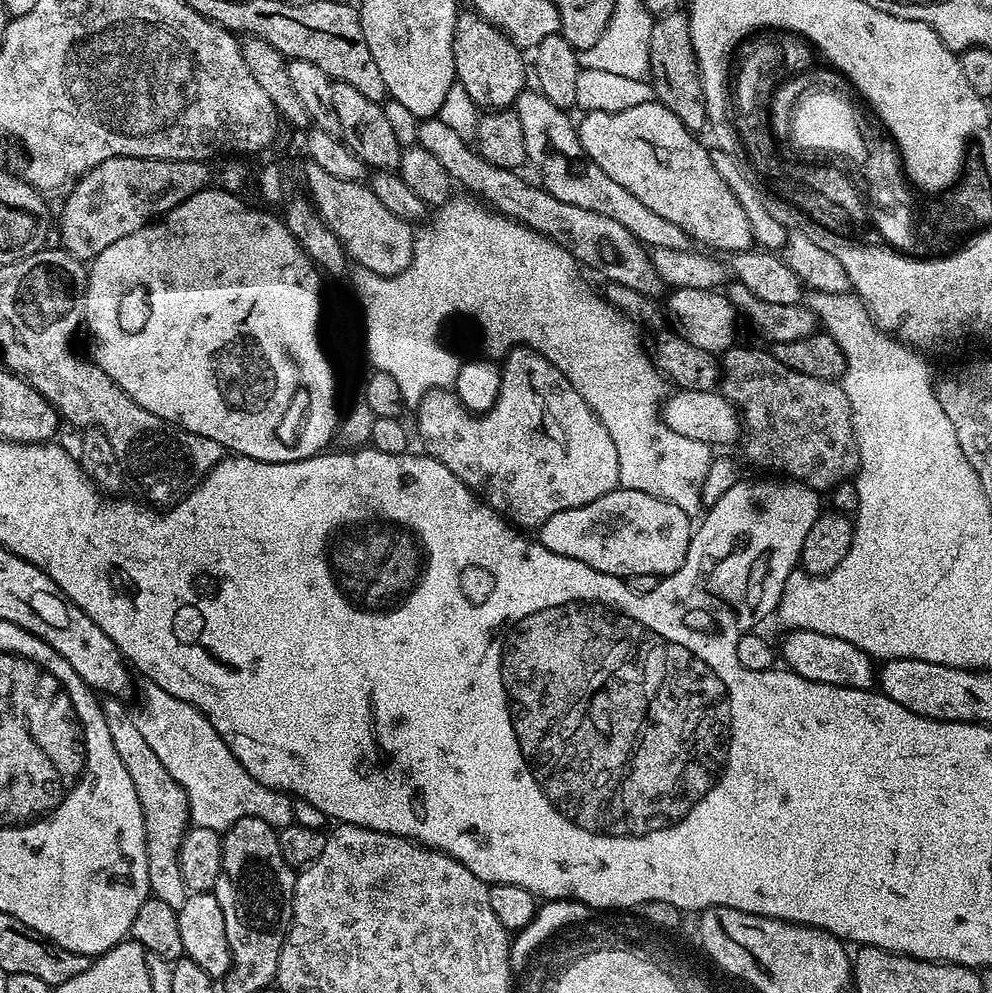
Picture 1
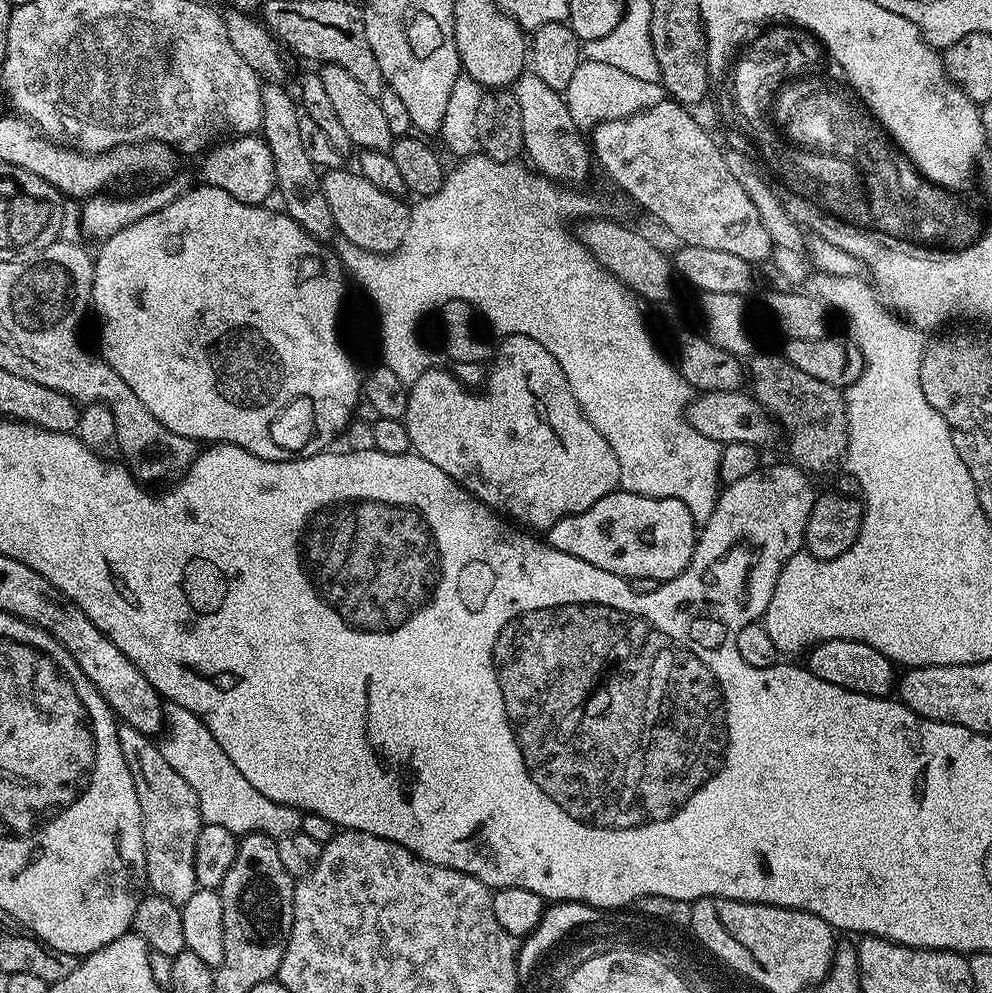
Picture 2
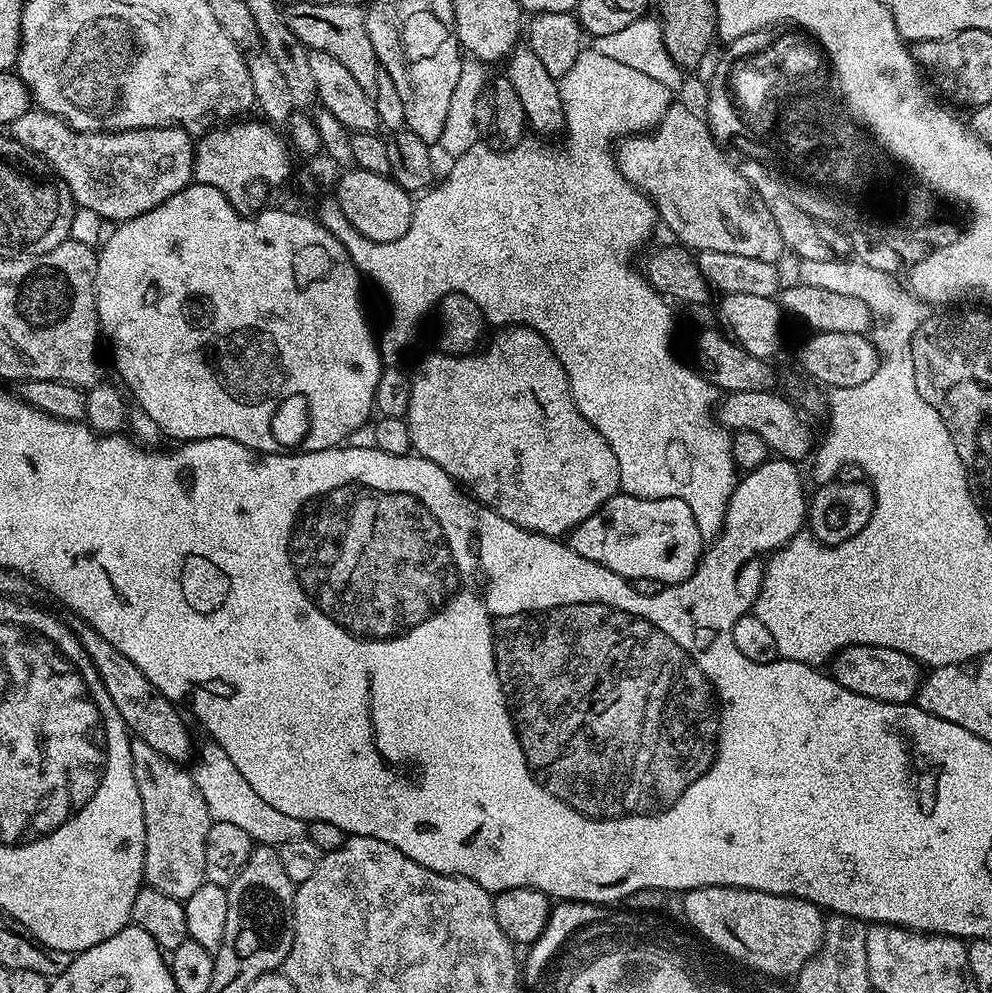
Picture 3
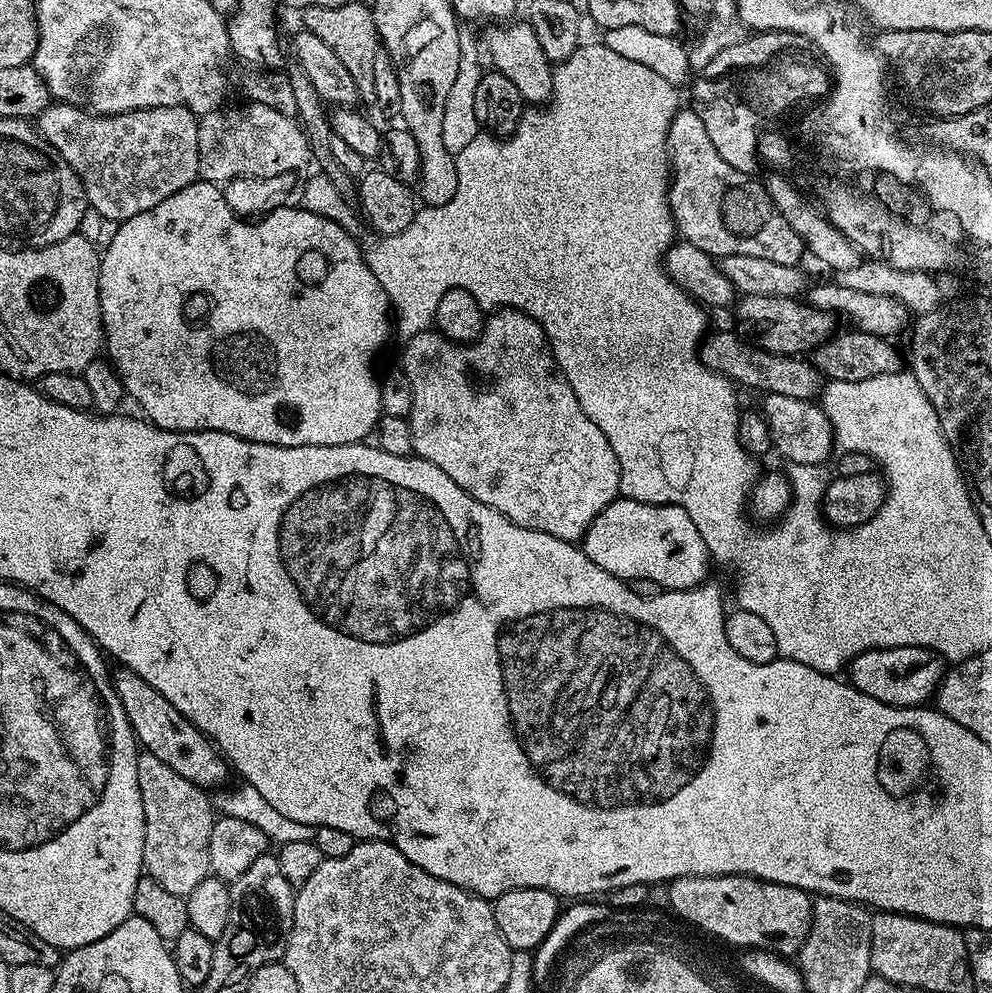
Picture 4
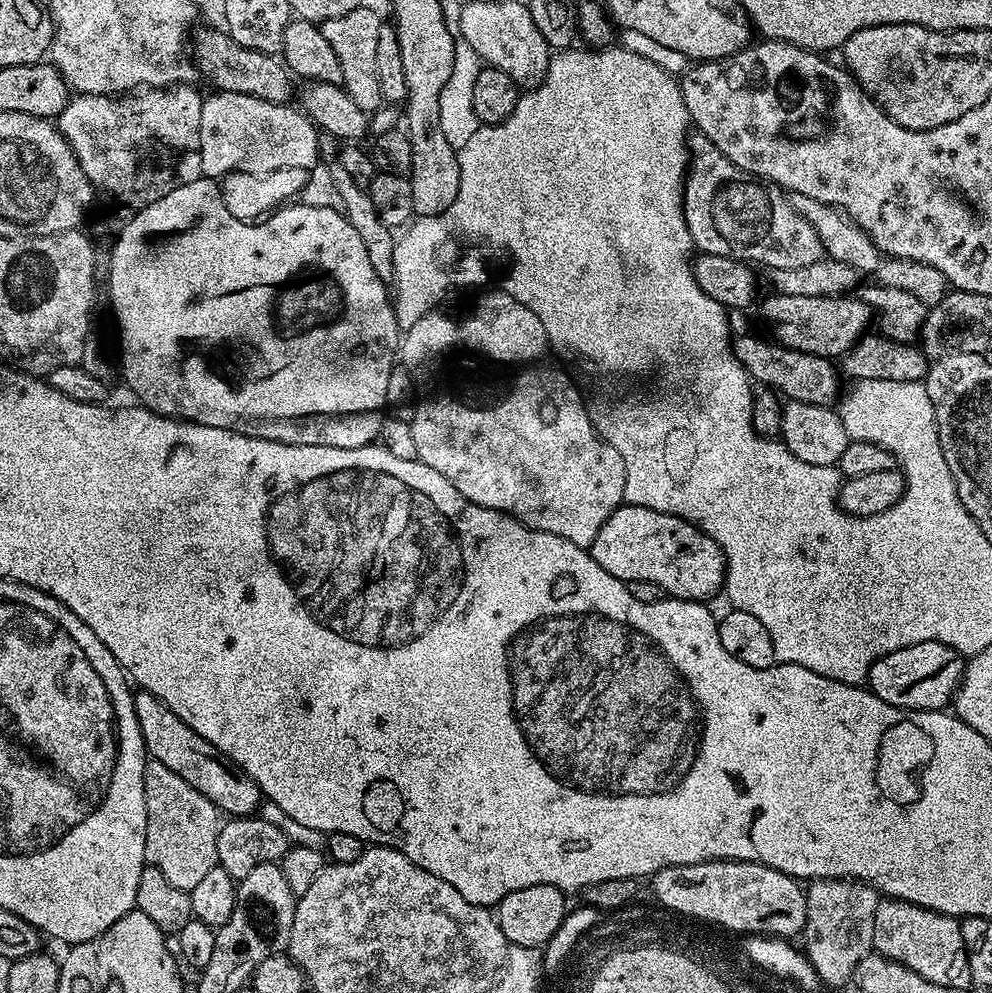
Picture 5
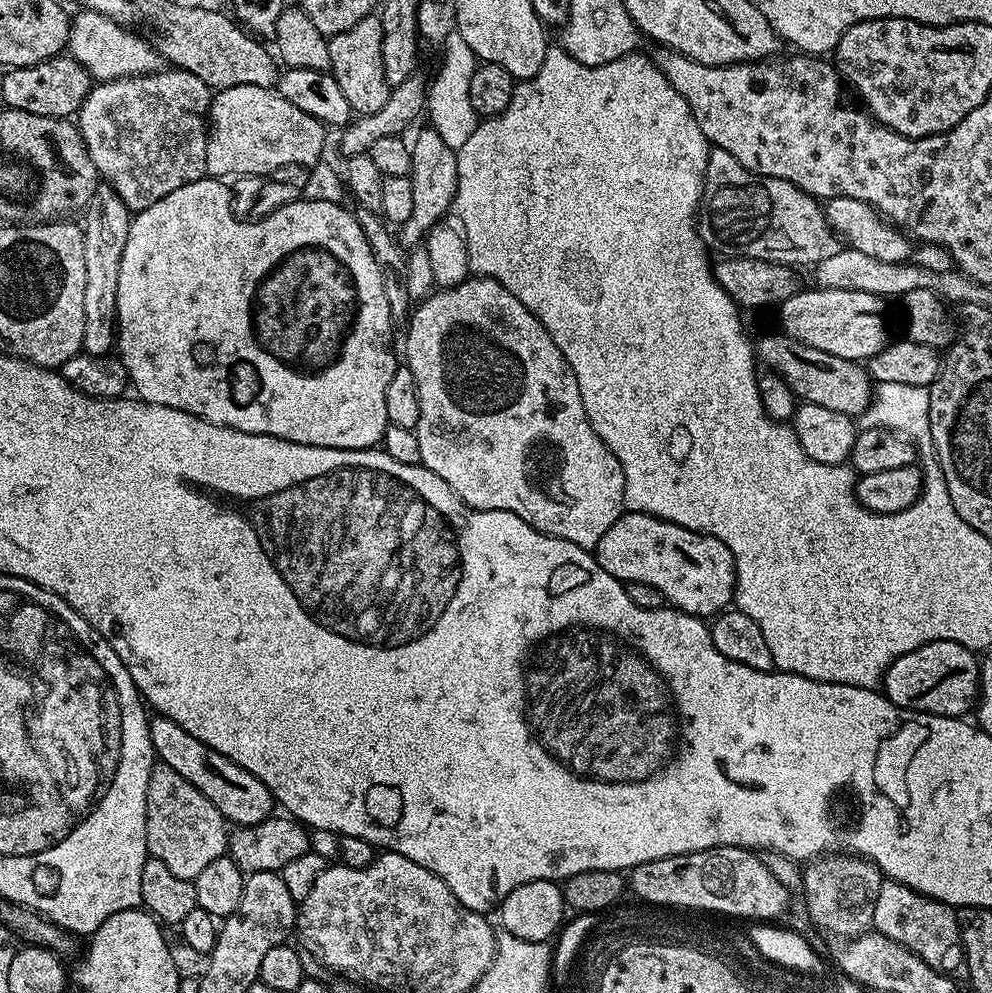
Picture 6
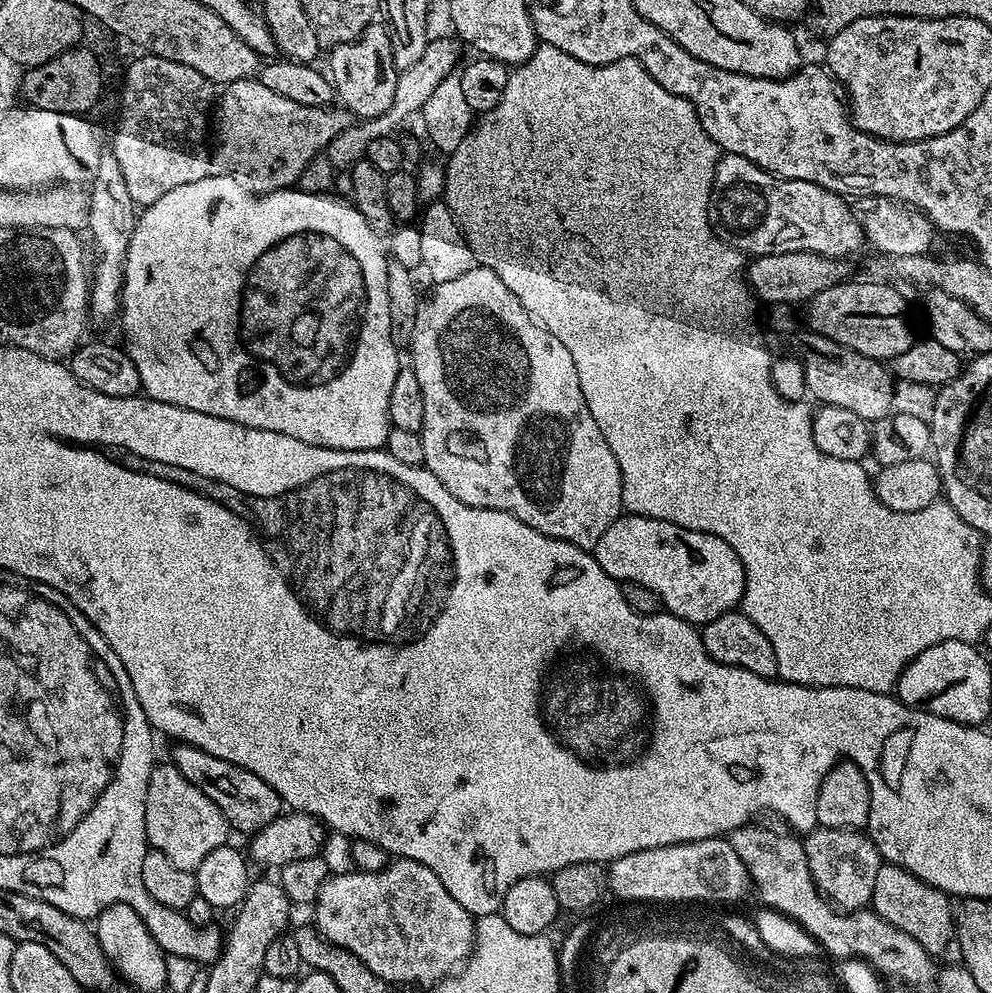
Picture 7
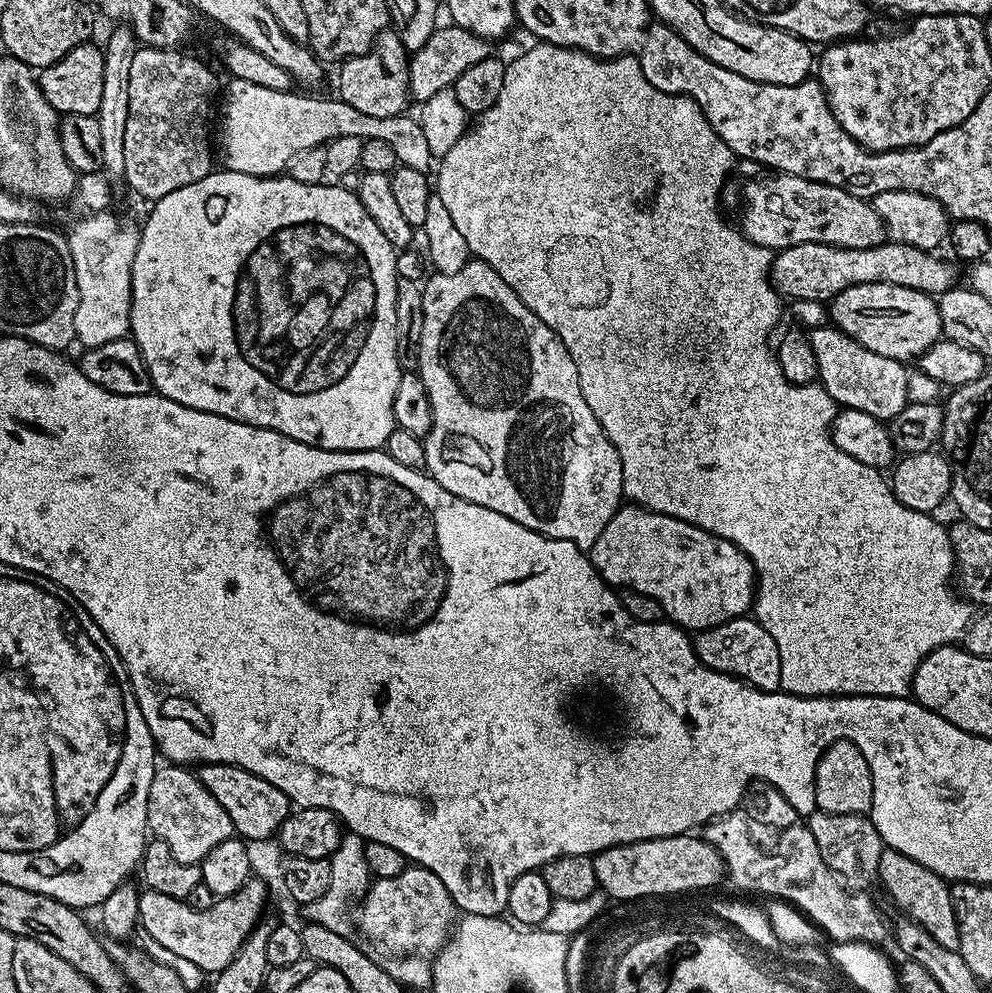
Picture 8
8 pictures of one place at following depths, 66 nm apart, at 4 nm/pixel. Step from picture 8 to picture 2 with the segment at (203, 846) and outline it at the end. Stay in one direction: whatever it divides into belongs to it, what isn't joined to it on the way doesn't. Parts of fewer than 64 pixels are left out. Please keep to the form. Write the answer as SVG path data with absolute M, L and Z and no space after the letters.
M121 723L118 727L118 746L122 746L126 770L130 770L130 778L134 778L134 794L138 794L147 887L155 895L183 906L198 887L194 874L194 850L200 829L205 825L205 820L200 816L198 794L166 762L161 745L153 737L134 730L134 726Z

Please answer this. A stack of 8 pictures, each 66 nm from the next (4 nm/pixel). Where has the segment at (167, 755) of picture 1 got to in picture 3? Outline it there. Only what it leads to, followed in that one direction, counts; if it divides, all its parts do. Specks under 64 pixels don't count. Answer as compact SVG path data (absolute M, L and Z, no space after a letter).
M211 742L205 744L200 754L197 753L198 760L195 766L192 766L192 773L195 784L206 799L207 809L210 810L214 822L229 822L241 827L250 834L257 845L263 847L277 848L284 842L307 835L307 821L279 813L277 809L267 805L251 789L250 782L243 778L234 762L230 761L229 755L220 746Z

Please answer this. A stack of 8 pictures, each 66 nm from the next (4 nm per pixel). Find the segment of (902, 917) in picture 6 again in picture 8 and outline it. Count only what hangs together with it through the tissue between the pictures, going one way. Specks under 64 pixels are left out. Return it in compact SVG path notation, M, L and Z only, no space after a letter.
M885 848L882 858L878 858L876 880L884 887L885 894L904 911L901 913L922 926L922 930L926 930L926 934L930 934L930 938L934 938L938 946L946 946L946 950L959 949L958 922L954 914L949 881L934 874L934 870L926 870L926 866L914 862L914 858L906 858L906 854L893 848Z

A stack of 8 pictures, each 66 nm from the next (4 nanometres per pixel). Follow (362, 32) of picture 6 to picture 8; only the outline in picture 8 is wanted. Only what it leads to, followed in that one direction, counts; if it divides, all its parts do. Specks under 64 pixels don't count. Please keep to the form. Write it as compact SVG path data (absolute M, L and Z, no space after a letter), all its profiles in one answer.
M385 30L378 34L372 49L366 54L343 61L340 68L339 99L354 106L360 113L375 118L394 118L409 111L410 89L408 86L408 62L410 53L402 46L395 30Z

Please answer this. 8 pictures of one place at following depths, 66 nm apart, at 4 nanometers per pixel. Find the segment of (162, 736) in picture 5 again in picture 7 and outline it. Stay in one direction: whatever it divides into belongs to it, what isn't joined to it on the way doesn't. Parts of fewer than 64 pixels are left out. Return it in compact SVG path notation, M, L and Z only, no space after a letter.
M177 743L173 748L176 749L170 756L170 763L180 771L182 778L186 778L186 782L198 786L198 790L202 790L202 794L206 794L206 798L210 798L210 802L214 802L218 810L222 810L222 814L235 831L237 828L240 832L255 834L258 830L270 826L274 818L281 816L280 796L274 786L266 786L266 782L262 782L258 774L234 766L234 762L214 758L214 754L206 754L206 750L198 750L192 744Z

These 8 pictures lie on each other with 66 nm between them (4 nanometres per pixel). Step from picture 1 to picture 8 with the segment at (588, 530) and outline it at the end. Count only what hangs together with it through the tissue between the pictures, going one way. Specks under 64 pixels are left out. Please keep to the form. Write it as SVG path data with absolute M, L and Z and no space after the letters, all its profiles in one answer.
M631 502L621 506L614 518L610 518L606 530L598 534L590 555L592 564L609 586L617 590L641 592L654 598L671 623L693 633L703 628L713 628L727 620L737 620L753 607L756 599L756 568L742 549L690 522L651 512L649 508Z

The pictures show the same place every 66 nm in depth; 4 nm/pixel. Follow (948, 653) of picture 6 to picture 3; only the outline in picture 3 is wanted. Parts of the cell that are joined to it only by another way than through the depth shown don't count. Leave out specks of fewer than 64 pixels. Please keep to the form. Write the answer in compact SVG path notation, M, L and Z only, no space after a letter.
M859 644L841 648L832 657L830 674L839 684L846 686L846 690L854 690L854 694L862 694L878 702L907 704L915 701L916 691L920 689L922 668L911 656L902 654L898 650L890 650L886 646Z

